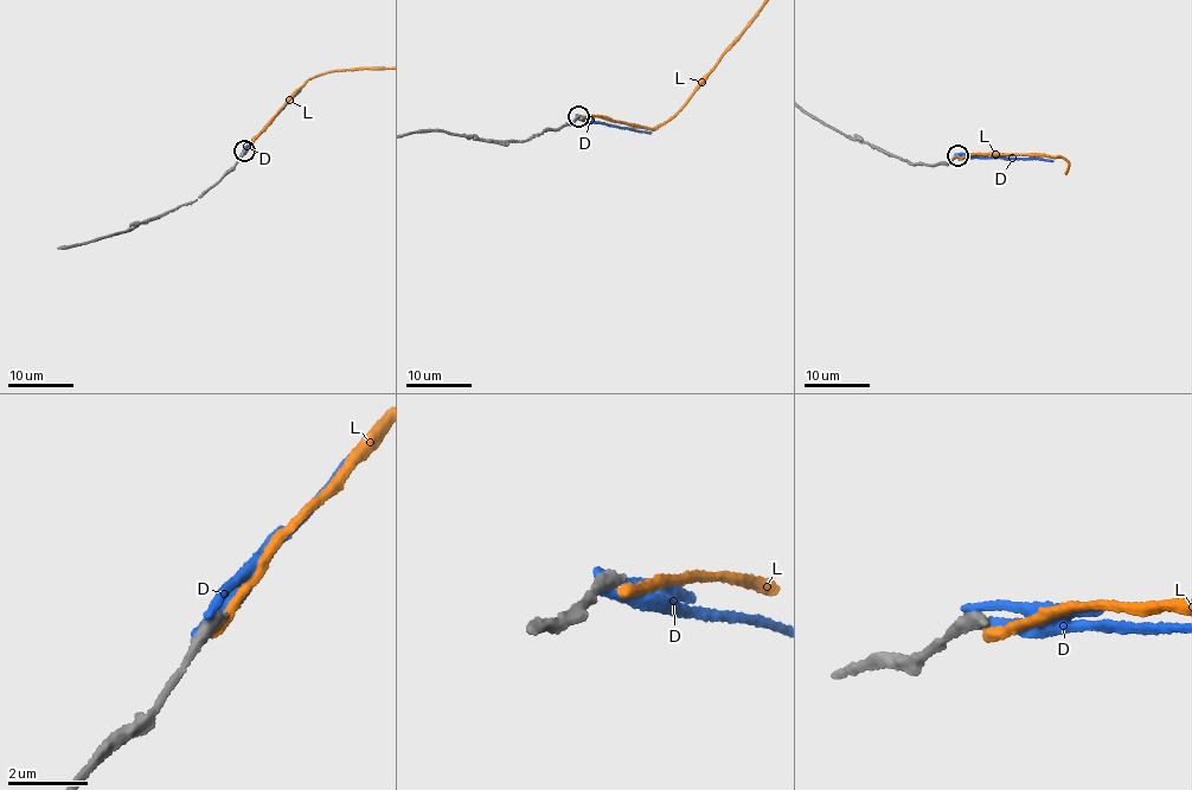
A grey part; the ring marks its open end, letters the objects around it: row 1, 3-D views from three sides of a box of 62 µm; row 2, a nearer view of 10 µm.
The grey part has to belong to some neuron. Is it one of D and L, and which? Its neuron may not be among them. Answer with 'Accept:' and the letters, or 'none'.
Accept: none

